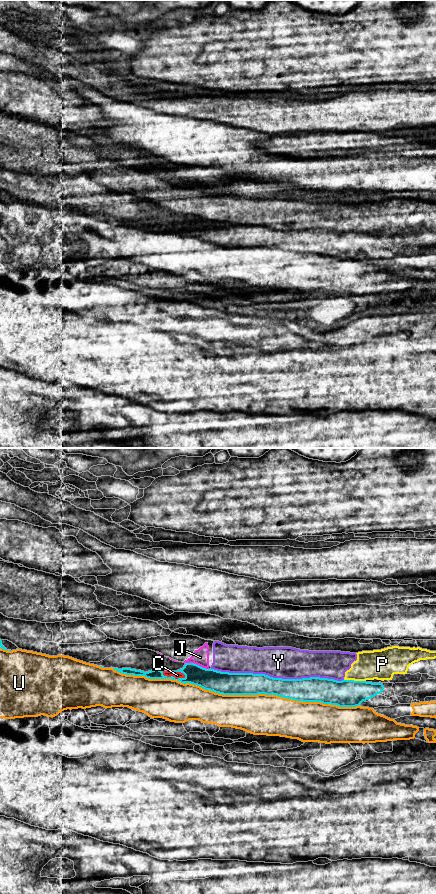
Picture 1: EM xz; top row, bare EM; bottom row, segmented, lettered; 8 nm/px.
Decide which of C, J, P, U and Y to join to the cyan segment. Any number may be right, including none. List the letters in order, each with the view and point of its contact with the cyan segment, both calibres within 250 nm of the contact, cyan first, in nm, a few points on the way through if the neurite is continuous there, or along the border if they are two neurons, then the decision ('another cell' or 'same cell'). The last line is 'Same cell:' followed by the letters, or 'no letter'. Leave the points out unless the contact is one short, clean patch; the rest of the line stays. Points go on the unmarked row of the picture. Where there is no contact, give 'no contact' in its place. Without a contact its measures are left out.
C: meets cyan in xz at (172, 228); 160 nm thick on the cyan side, 50 nm on the other; border along xz (162, 223), (166, 228), (185, 229); another cell
J: meets cyan in xz at (196, 216); 180 nm thick on the cyan side, 130 nm on the other; another cell
P: meets cyan in xz at (355, 233); 220 nm thick on the cyan side, 240 nm on the other; another cell
U: meets cyan in xz at (236, 246); 180 nm thick on the cyan side, 320 nm on the other; another cell
Y: meets cyan in xz at (277, 230); 190 nm thick on the cyan side, 260 nm on the other; another cell
Same cell: no letter

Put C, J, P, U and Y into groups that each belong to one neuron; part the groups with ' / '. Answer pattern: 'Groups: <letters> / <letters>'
Groups: C / J P Y / U

